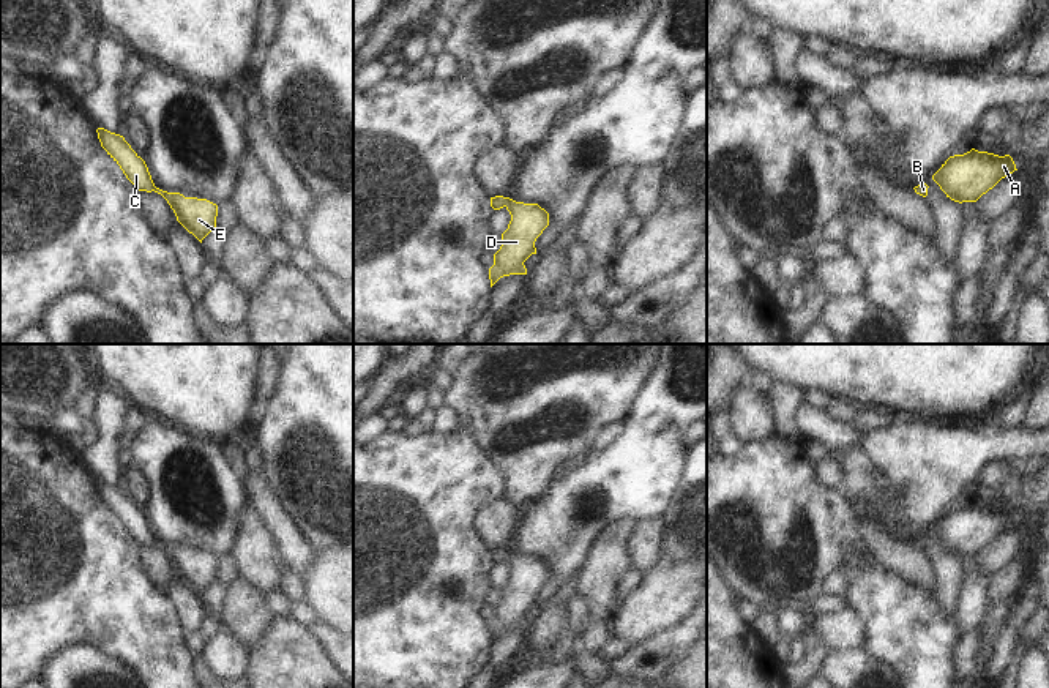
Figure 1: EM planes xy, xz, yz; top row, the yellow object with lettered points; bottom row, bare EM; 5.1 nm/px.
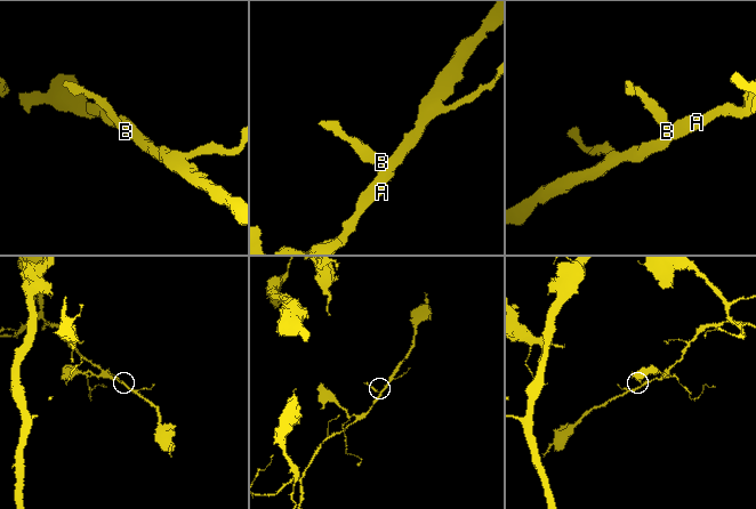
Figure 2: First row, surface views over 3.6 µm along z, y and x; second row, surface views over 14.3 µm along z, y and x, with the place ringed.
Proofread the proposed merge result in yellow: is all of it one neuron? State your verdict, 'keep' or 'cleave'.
keep

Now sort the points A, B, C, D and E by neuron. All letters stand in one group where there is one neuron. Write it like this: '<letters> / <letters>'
A B C D E

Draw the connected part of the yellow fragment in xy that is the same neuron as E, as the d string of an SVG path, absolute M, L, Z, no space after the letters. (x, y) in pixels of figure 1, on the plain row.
M98 481L98 492L107 508L120 519L126 532L139 543L161 548L174 563L177 574L200 596L216 581L218 559L180 546L167 546L155 540L145 514L131 502L123 489Z

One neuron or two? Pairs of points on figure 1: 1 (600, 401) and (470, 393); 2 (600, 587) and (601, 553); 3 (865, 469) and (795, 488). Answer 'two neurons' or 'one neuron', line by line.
1: one neuron
2: one neuron
3: two neurons

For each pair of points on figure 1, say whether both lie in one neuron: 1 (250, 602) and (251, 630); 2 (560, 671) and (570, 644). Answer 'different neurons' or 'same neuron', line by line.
1: same neuron
2: different neurons

